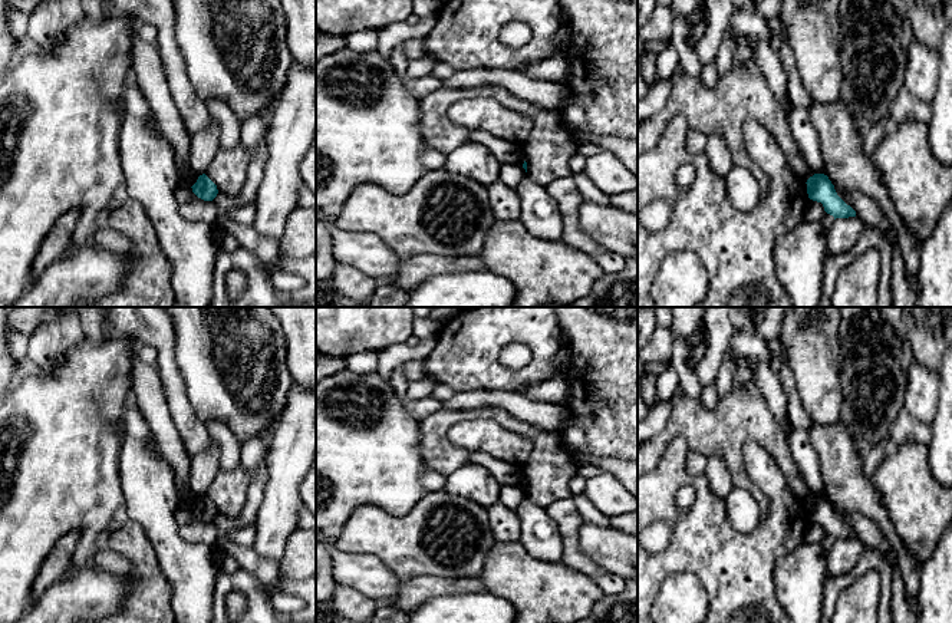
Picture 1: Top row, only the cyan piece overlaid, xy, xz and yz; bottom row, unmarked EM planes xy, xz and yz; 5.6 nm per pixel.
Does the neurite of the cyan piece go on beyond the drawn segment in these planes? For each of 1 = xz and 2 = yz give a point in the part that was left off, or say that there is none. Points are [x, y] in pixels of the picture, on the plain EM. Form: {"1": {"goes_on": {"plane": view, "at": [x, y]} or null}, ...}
{"1": {"goes_on": null}, "2": {"goes_on": null}}

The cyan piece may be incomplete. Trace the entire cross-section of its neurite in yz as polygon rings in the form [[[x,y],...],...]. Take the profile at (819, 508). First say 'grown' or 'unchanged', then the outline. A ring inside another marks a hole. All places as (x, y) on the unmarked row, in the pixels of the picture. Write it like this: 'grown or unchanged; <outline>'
unchanged; [[[814,495],[807,501],[808,520],[821,524],[824,533],[836,540],[856,538],[856,533],[836,514],[834,507],[824,495]]]

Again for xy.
unchanged; [[[205,495],[200,497],[191,510],[204,523],[213,523],[218,515],[217,507]]]

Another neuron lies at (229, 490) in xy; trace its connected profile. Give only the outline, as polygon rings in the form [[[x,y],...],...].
[[[243,464],[231,471],[220,469],[204,495],[217,507],[218,514],[235,518],[247,502],[248,482]]]

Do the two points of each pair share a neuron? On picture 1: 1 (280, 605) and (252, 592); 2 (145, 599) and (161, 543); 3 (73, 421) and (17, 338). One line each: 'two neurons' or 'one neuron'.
1: two neurons
2: two neurons
3: two neurons

